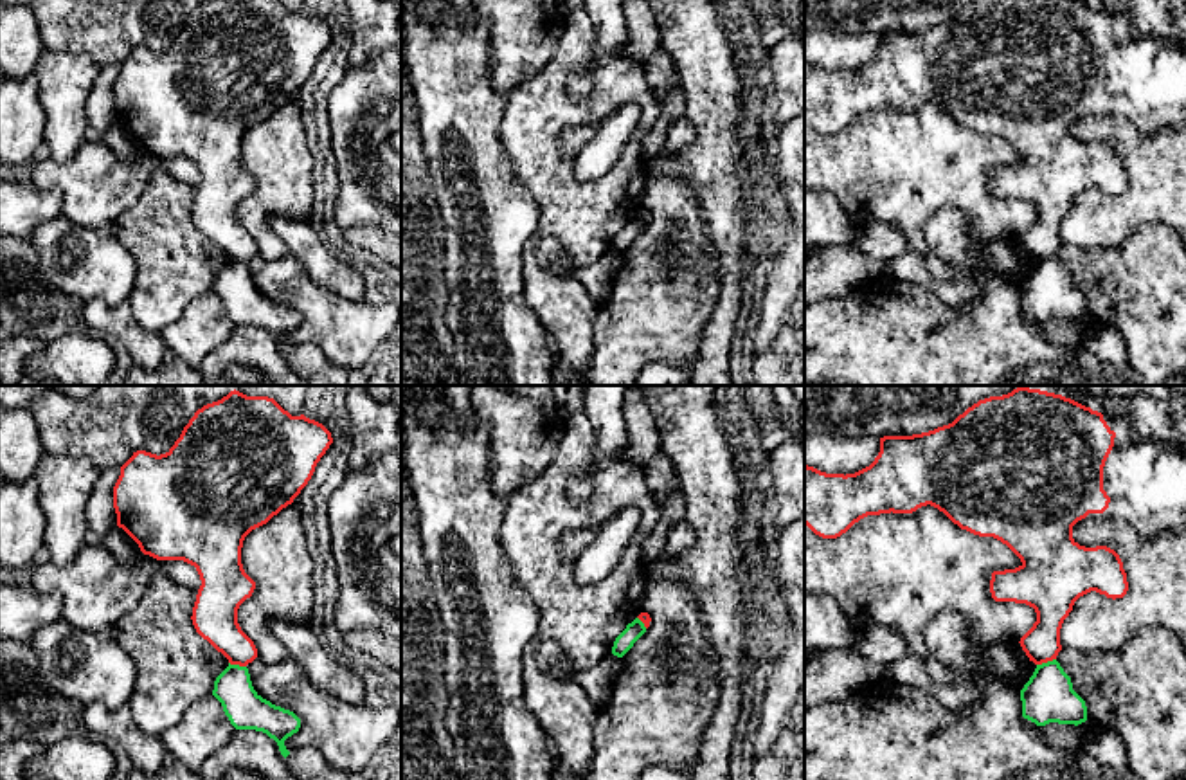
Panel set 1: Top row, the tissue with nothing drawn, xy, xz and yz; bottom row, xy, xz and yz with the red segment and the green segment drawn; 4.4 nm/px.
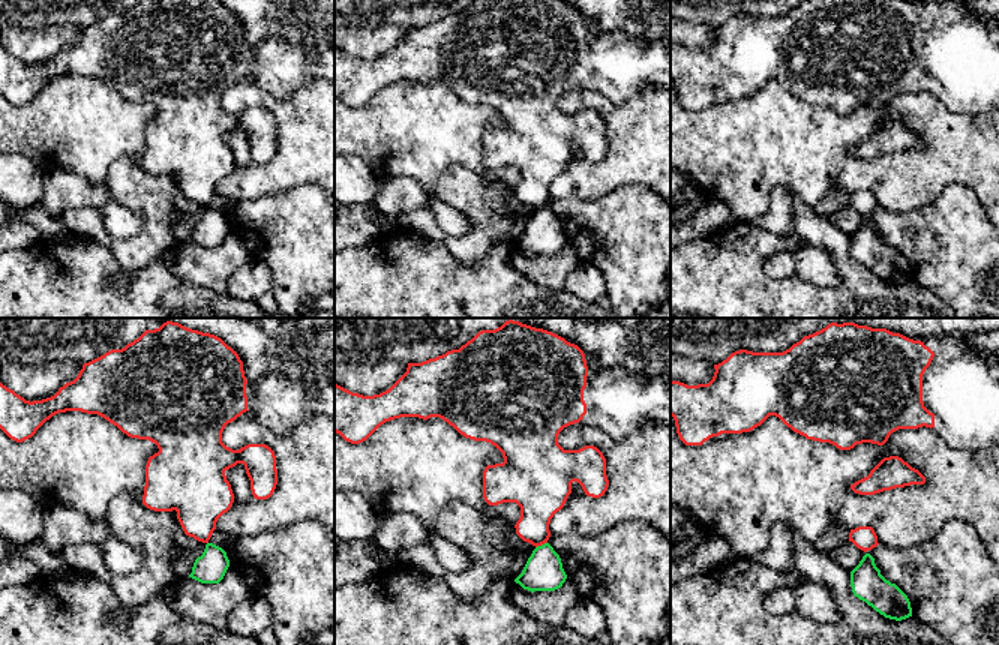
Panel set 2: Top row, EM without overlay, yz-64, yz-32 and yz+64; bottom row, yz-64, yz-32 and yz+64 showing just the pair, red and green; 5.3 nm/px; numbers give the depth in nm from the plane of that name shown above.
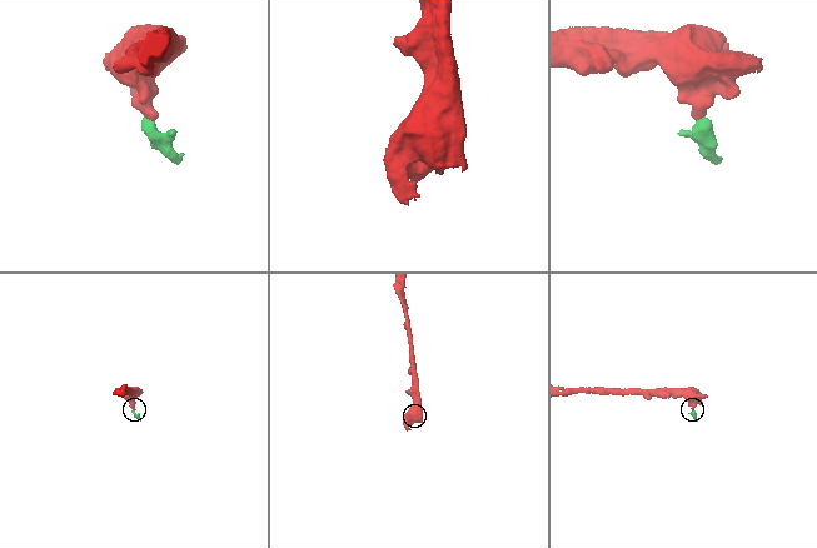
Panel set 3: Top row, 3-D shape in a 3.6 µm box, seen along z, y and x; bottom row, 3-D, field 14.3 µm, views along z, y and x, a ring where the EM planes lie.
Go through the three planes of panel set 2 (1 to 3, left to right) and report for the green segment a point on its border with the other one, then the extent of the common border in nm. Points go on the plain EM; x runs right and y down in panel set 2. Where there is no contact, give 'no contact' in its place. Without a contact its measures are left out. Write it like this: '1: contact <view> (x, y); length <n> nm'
1: no contact
2: contact yz-32 (540, 209); length 70 nm
3: no contact

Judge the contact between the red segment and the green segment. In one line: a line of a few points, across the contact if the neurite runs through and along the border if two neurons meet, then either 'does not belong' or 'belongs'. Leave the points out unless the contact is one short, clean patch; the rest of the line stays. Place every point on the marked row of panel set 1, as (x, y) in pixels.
yz (1055, 658), (1037, 665) | does not belong

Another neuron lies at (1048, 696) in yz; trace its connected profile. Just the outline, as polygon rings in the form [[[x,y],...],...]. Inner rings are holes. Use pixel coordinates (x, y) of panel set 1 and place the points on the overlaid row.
[[[1056,659],[1037,665],[1033,676],[1020,690],[1022,717],[1046,726],[1082,724],[1087,721],[1085,701],[1073,690],[1071,677]]]

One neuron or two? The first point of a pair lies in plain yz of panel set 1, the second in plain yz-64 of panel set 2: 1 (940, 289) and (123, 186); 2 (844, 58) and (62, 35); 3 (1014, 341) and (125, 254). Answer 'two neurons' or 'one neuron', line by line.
1: one neuron
2: one neuron
3: two neurons

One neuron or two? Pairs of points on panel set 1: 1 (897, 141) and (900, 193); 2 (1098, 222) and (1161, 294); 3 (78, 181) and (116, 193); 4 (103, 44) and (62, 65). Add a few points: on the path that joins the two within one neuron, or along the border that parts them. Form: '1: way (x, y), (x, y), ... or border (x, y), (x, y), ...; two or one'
1: way (897, 154), (900, 181); one
2: border (1154, 222), (1138, 227), (1116, 245), (1075, 245); two
3: way (87, 181), (107, 186); one
4: border (45, 49), (83, 54), (99, 65); two

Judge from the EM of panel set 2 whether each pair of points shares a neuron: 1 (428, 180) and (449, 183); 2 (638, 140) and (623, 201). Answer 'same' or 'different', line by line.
1: different
2: different

